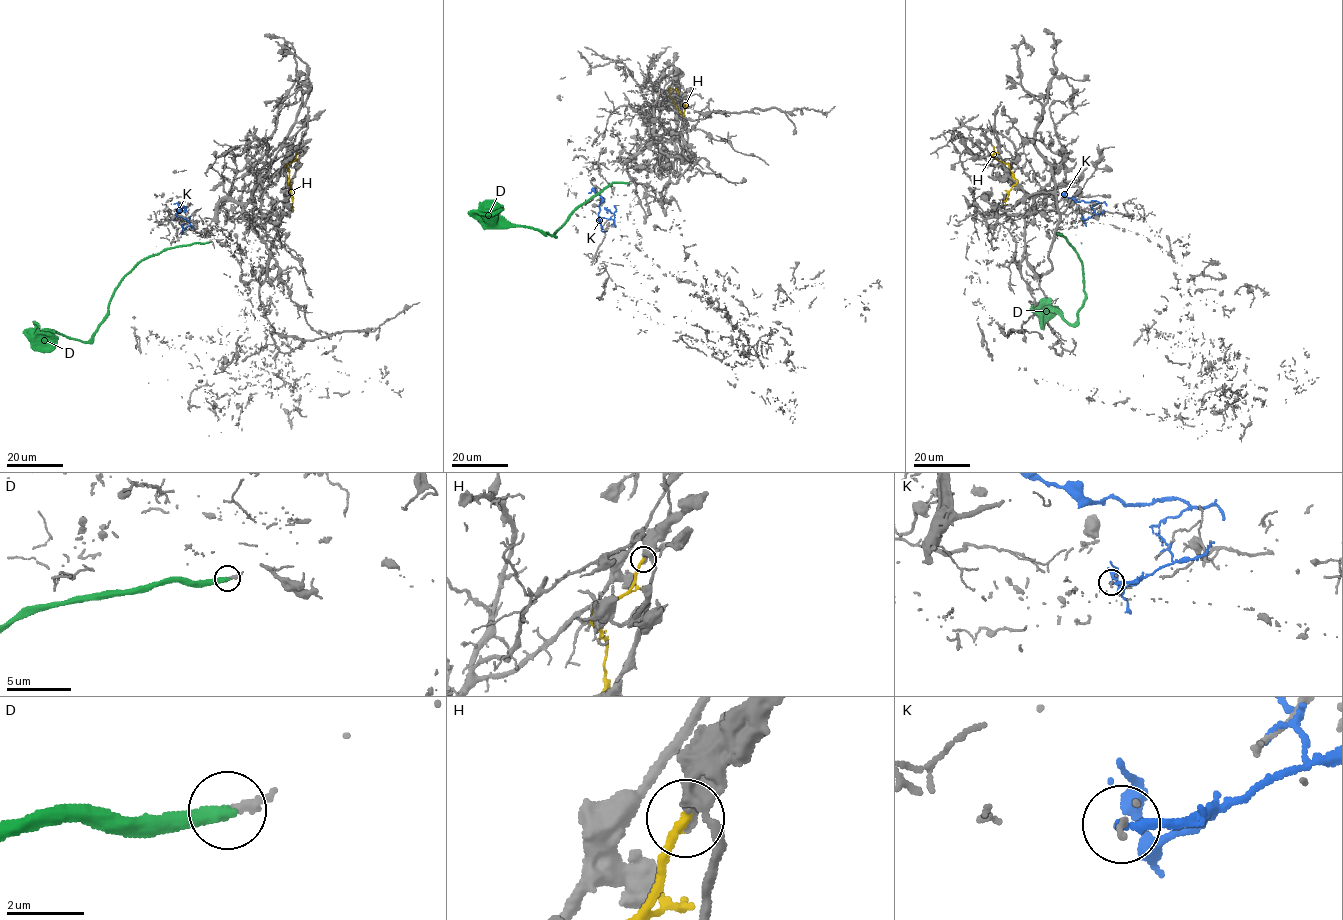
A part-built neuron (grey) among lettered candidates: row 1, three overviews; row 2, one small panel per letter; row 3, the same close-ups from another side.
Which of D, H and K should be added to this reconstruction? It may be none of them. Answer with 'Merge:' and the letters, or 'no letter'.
Merge: D

